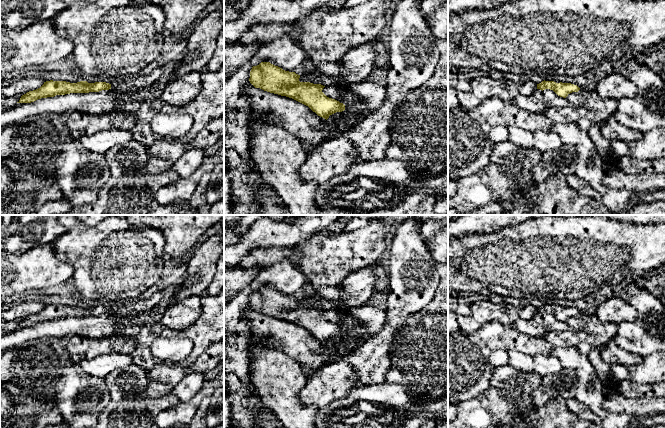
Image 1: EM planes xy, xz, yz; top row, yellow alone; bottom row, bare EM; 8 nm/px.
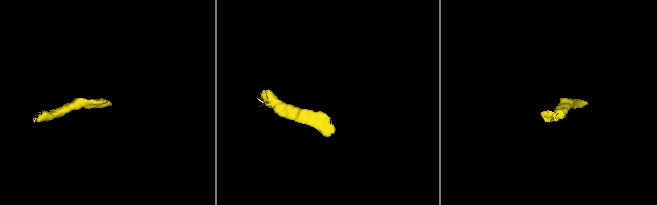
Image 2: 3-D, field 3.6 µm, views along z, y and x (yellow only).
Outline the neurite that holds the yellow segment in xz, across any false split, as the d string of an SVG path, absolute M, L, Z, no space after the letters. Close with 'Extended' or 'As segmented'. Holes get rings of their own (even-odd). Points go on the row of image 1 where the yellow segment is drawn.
M261 62L250 71L250 83L255 88L292 98L308 106L318 116L328 119L330 115L344 110L351 113L362 113L356 96L346 94L339 89L343 102L327 97L323 92L325 86L310 82L300 82L300 75L285 71L270 62Z. Extended

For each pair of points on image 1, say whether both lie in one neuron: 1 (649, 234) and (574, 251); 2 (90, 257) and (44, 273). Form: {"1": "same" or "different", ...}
{"1": "same", "2": "different"}

